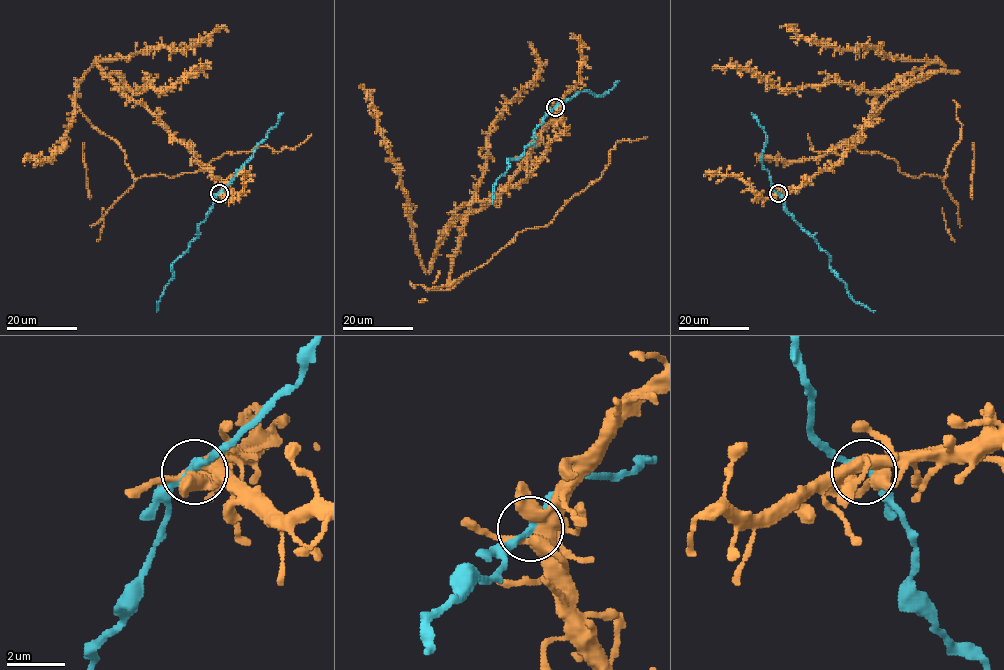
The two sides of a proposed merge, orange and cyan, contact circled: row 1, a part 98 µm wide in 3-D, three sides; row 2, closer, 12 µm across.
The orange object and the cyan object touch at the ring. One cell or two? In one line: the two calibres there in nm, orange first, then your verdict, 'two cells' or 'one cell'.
calibres 440 and 240 nm; one cell

